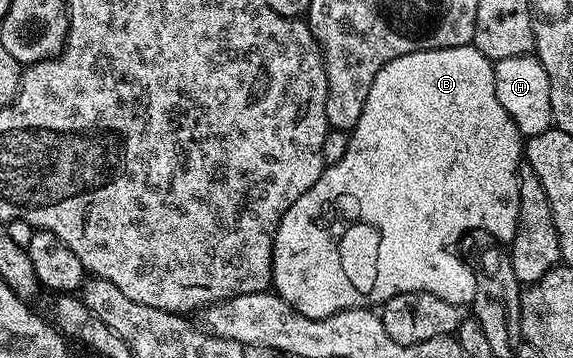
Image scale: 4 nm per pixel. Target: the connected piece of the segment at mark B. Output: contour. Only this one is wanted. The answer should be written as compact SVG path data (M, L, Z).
M474 45L439 47L433 51L415 51L394 57L394 61L378 69L378 77L374 77L374 85L370 85L370 94L366 97L366 106L362 108L362 117L358 117L358 125L354 125L348 136L342 161L327 164L318 181L314 181L314 185L306 189L306 193L302 193L302 197L298 197L290 209L286 209L272 242L272 287L275 294L302 313L302 317L311 319L330 317L351 307L376 309L394 296L411 291L425 291L434 297L442 297L442 301L447 303L471 304L476 292L476 271L464 264L463 257L456 252L456 246L467 231L476 231L479 227L489 231L500 242L497 244L511 244L518 225L521 166L522 136L510 113L506 113L498 101L498 93L494 89L493 60L487 59Z

